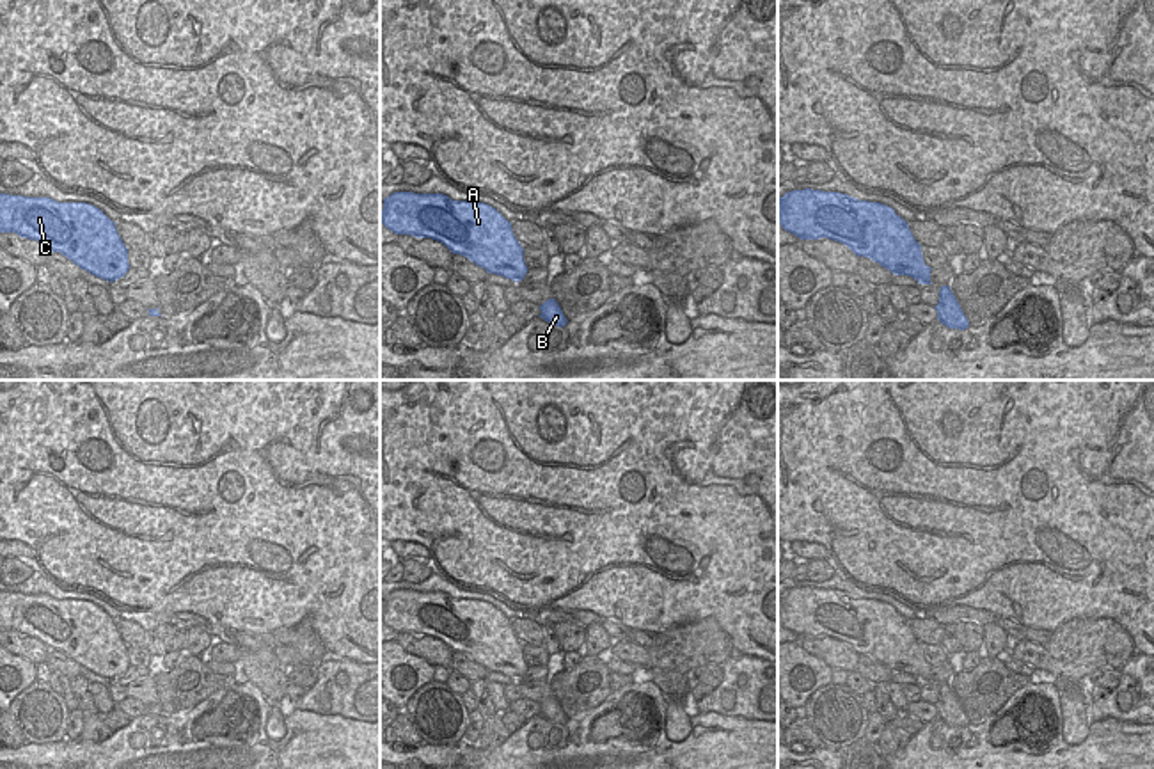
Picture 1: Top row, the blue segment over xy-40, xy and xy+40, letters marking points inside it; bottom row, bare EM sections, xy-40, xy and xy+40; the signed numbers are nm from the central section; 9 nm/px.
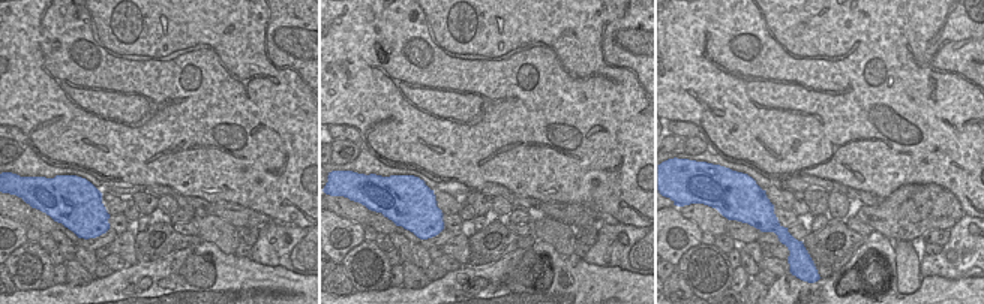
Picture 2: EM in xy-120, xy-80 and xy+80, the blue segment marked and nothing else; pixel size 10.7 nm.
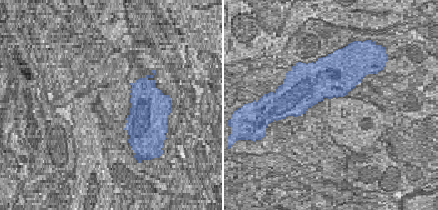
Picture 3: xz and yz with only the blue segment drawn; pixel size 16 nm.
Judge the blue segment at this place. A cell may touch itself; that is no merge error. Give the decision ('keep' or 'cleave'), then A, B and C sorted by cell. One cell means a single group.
keep | A B C

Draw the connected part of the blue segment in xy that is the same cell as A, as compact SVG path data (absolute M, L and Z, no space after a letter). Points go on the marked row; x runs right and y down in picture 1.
M394 192L383 199L380 222L396 234L437 240L488 274L515 282L529 270L511 222L485 202L453 201L444 194Z

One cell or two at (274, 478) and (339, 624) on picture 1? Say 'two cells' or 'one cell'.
one cell

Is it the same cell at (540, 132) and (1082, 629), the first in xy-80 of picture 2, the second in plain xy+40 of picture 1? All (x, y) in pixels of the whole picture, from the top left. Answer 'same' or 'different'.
different

